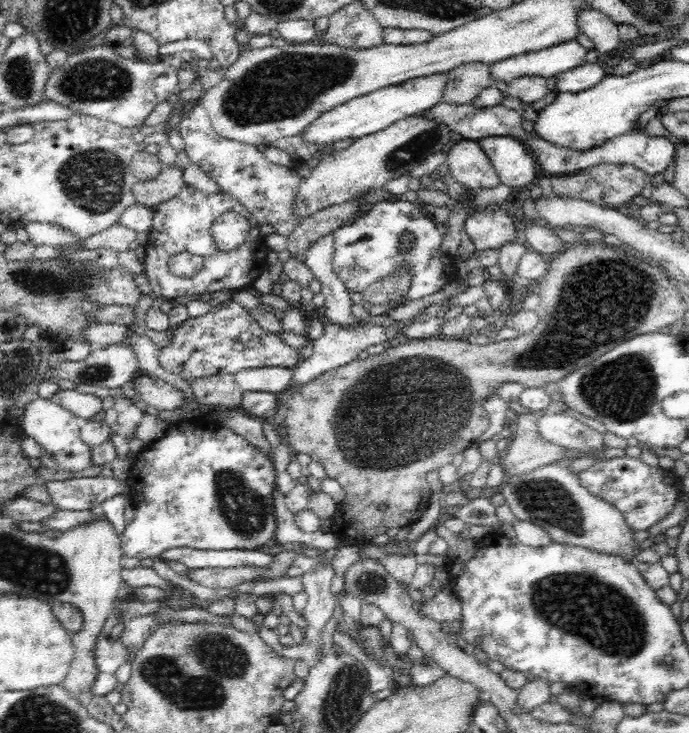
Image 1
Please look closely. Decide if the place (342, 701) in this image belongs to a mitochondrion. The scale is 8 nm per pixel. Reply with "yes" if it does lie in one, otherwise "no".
yes

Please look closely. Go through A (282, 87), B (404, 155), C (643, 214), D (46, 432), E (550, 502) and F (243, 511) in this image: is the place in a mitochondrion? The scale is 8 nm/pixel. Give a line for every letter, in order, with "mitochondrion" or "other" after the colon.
A: mitochondrion
B: mitochondrion
C: other
D: other
E: mitochondrion
F: mitochondrion

